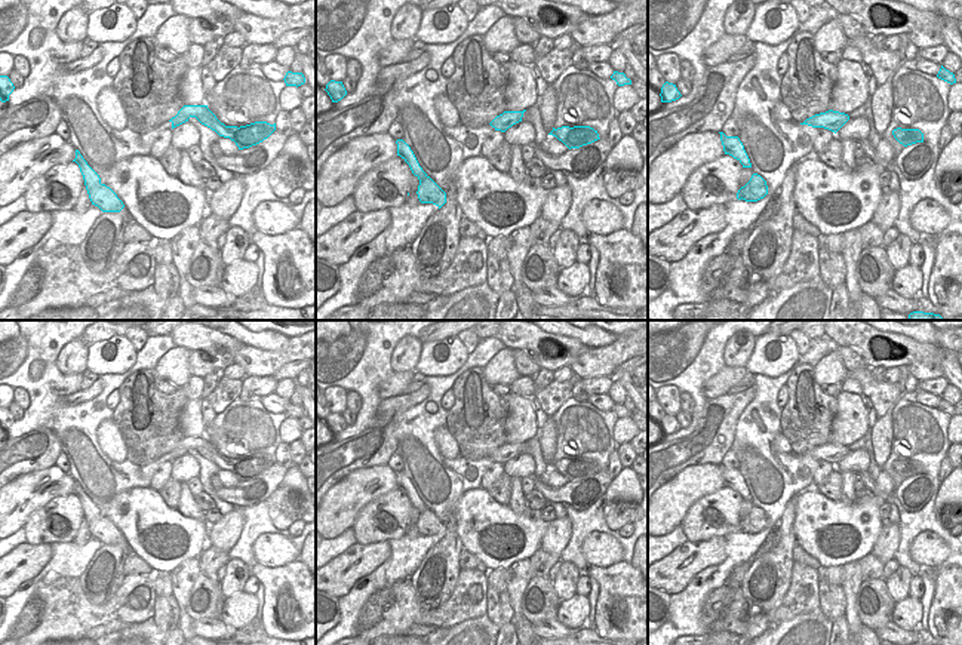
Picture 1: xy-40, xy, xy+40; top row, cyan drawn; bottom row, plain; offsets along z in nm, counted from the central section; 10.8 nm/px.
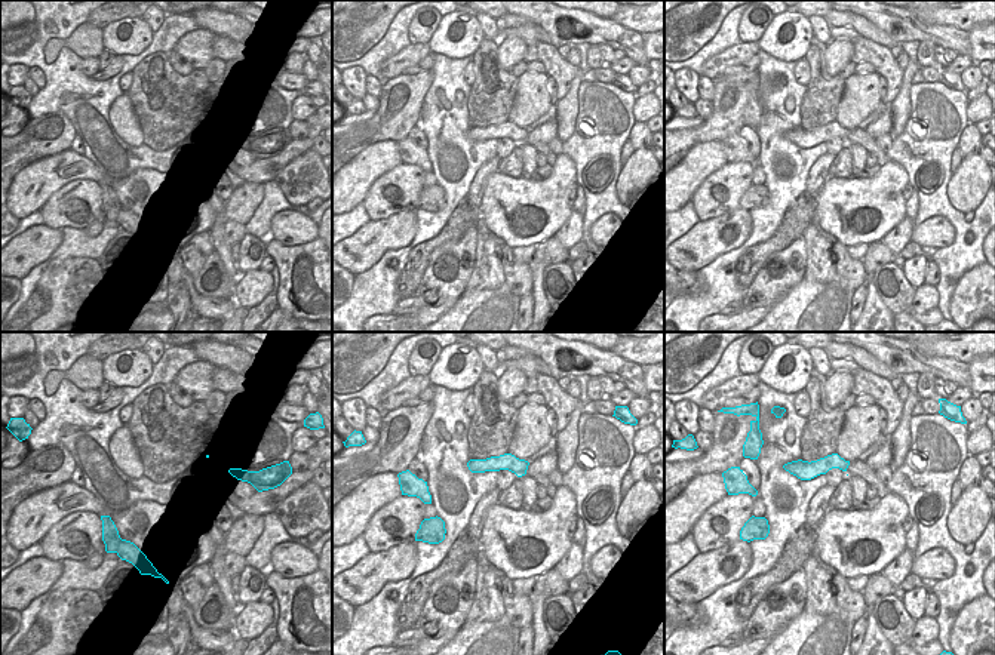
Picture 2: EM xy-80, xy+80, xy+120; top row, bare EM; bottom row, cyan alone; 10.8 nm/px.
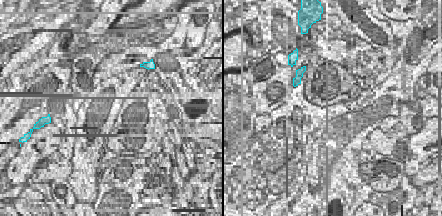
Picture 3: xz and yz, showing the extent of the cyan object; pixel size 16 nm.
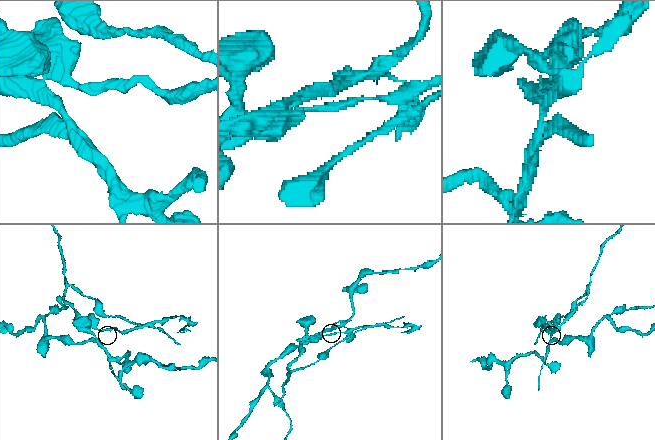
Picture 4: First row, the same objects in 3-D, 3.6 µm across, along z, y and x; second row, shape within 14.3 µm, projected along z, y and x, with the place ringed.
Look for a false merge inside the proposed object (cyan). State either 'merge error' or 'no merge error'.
merge error

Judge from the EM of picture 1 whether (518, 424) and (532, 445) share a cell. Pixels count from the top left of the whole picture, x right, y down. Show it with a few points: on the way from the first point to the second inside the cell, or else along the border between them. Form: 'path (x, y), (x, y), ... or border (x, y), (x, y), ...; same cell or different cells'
border (538, 433), (525, 441); different cells

